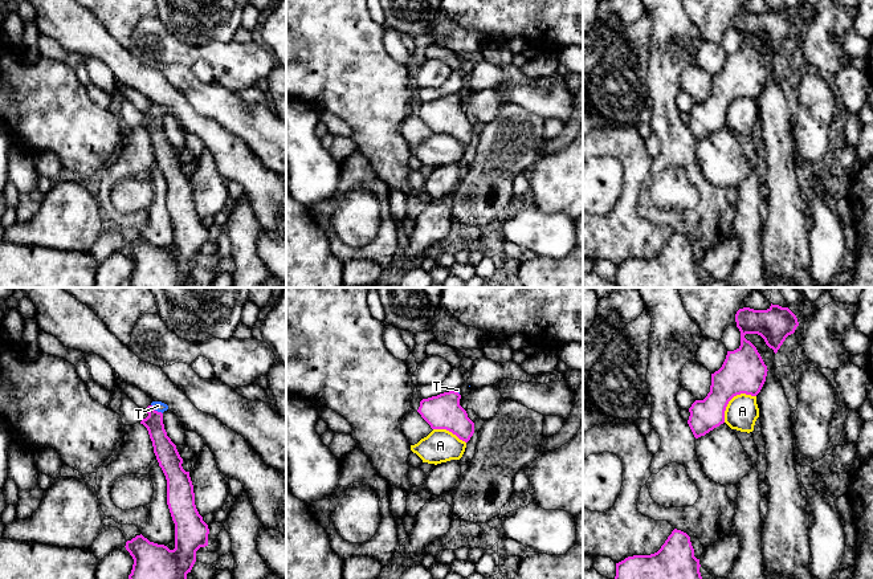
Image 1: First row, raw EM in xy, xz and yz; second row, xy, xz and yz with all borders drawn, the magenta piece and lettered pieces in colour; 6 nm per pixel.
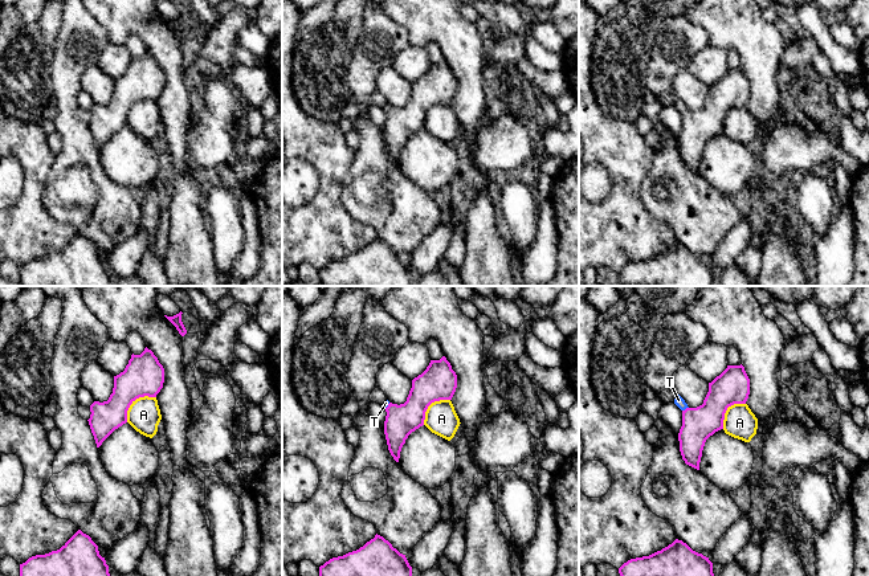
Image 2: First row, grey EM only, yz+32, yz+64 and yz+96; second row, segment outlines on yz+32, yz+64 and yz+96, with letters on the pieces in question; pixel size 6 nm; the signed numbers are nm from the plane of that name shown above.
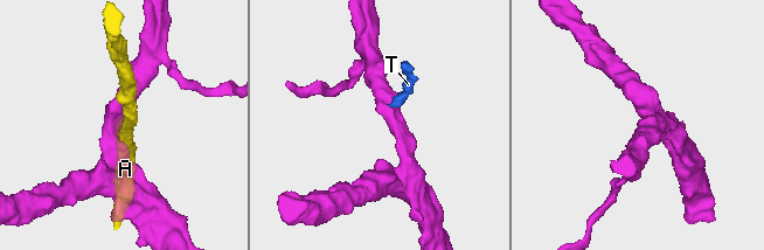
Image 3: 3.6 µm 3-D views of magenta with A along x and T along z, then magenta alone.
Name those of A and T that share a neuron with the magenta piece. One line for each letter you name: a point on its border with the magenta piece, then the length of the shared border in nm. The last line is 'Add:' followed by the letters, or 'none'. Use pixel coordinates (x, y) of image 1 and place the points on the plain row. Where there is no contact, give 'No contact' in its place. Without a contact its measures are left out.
T: Touches magenta at xy (156, 114). Shared border 90 nm
Add: T

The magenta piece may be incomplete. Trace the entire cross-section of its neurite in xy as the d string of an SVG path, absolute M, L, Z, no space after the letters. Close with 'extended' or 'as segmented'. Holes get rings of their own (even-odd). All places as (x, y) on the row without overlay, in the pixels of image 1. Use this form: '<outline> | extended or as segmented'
M152 105L144 113L148 119L140 127L148 134L154 156L167 183L167 208L175 227L175 252L170 253L164 248L150 245L142 237L127 244L125 250L134 262L132 273L128 278L131 288L187 288L187 277L191 276L196 265L196 254L208 249L209 232L196 212L189 175L183 172L183 162L164 132L163 115L167 113L167 107Z | extended

